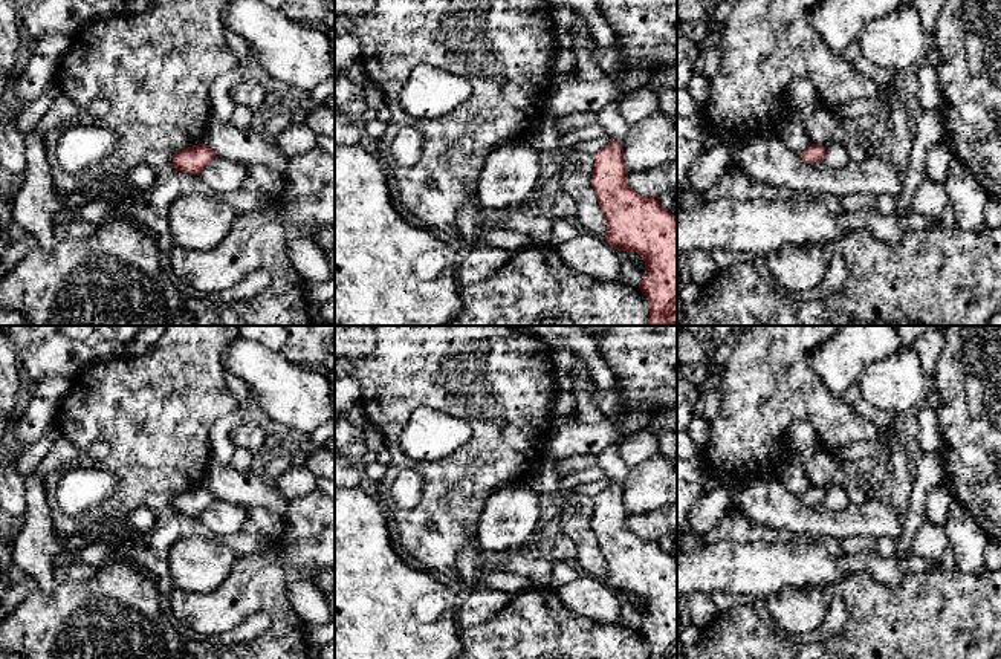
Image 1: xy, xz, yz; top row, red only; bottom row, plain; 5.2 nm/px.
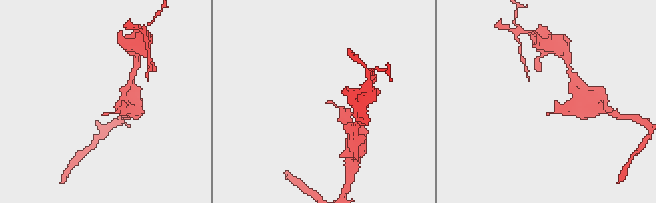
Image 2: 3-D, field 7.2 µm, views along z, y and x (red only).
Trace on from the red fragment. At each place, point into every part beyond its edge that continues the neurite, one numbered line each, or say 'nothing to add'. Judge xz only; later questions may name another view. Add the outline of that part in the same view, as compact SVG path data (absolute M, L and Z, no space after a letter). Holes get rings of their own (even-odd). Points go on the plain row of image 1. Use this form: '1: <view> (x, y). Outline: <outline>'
nothing to add

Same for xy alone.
nothing to add

